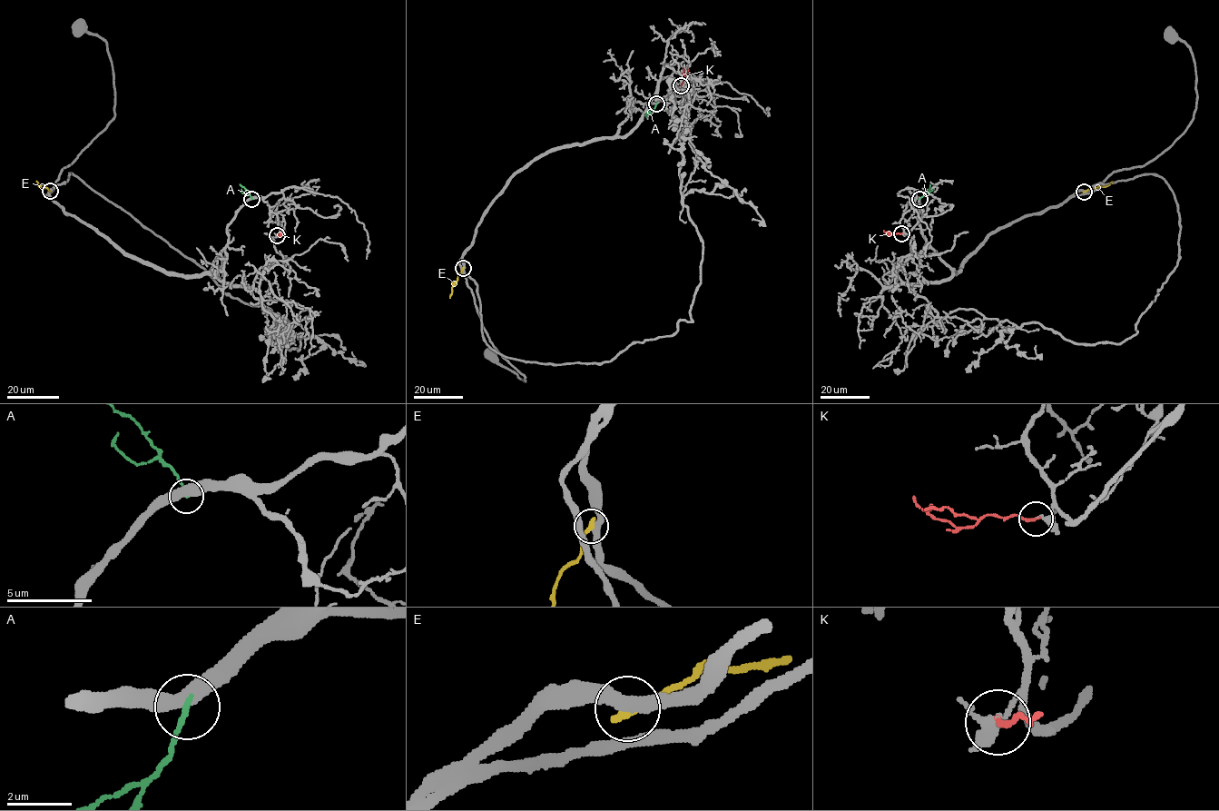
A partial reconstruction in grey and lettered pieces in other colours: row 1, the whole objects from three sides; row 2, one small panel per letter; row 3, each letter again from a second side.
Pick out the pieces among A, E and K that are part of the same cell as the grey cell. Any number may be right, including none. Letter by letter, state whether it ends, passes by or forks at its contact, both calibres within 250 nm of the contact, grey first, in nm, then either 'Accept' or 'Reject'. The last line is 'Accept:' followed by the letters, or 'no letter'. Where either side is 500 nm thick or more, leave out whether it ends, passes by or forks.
A: It ends there. Thickness 480 nm (grey) against 150 nm. Reject
E: It ends there. Thickness 400 nm (grey) against 300 nm. Reject
K: It ends there. Thickness 180 nm (grey) against 180 nm. Accept
Accept: K

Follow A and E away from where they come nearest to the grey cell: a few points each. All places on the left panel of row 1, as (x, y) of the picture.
A: (251, 199), (240, 183)
E: (50, 191), (38, 186), (36, 181)

